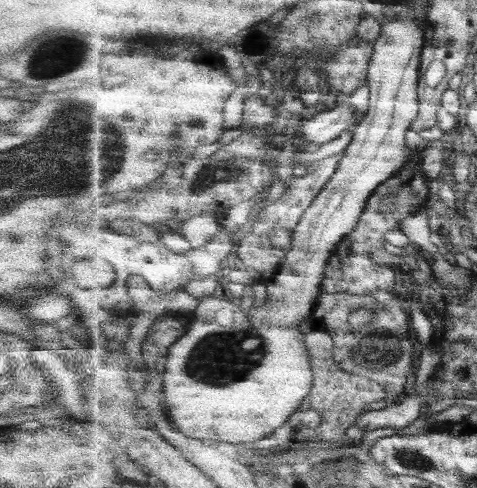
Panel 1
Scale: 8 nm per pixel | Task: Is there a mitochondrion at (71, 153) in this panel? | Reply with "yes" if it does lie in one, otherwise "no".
yes

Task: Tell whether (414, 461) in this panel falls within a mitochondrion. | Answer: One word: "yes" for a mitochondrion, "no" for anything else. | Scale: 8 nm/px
yes

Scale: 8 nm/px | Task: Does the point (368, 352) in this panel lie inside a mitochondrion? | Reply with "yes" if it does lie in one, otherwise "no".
yes

